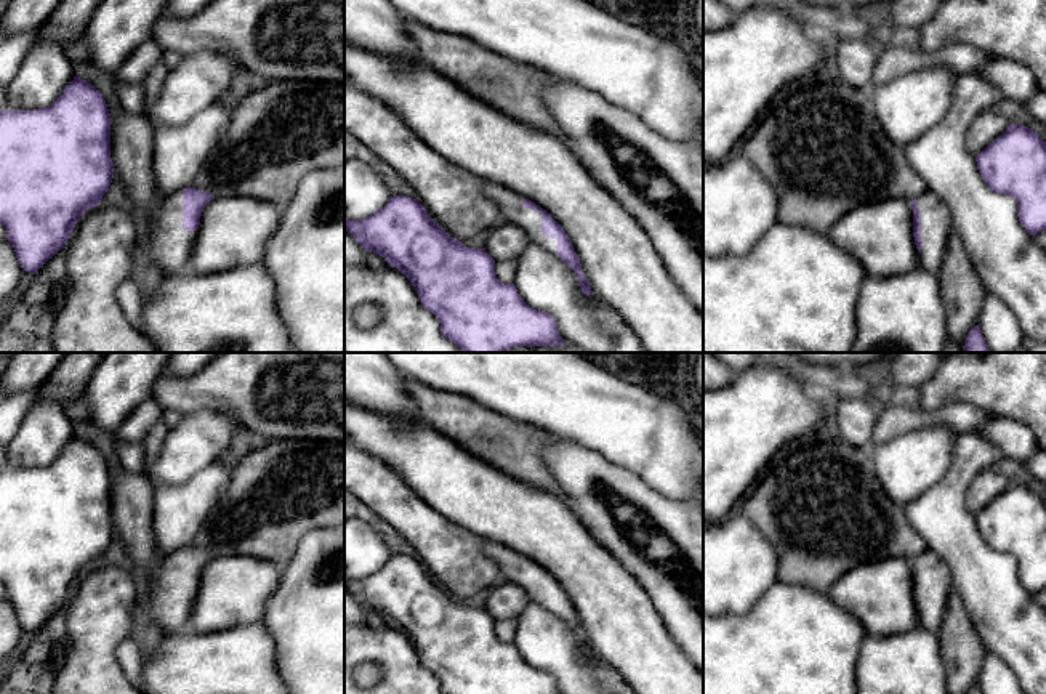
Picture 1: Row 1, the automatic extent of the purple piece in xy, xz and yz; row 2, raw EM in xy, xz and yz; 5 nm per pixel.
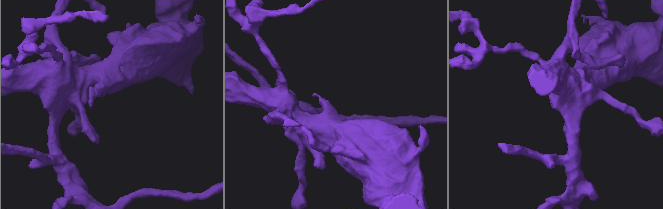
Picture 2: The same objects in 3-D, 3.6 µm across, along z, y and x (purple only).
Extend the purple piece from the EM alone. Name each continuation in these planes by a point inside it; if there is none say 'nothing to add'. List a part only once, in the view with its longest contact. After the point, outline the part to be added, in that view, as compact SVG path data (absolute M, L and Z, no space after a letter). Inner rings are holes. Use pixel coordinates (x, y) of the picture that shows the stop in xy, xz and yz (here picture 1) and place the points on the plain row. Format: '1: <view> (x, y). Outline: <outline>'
1: xz (510, 561). Outline: M492 540L484 542L484 553L498 564L508 582L519 585L533 603L556 614L557 599L541 591L541 572L524 567L524 555Z

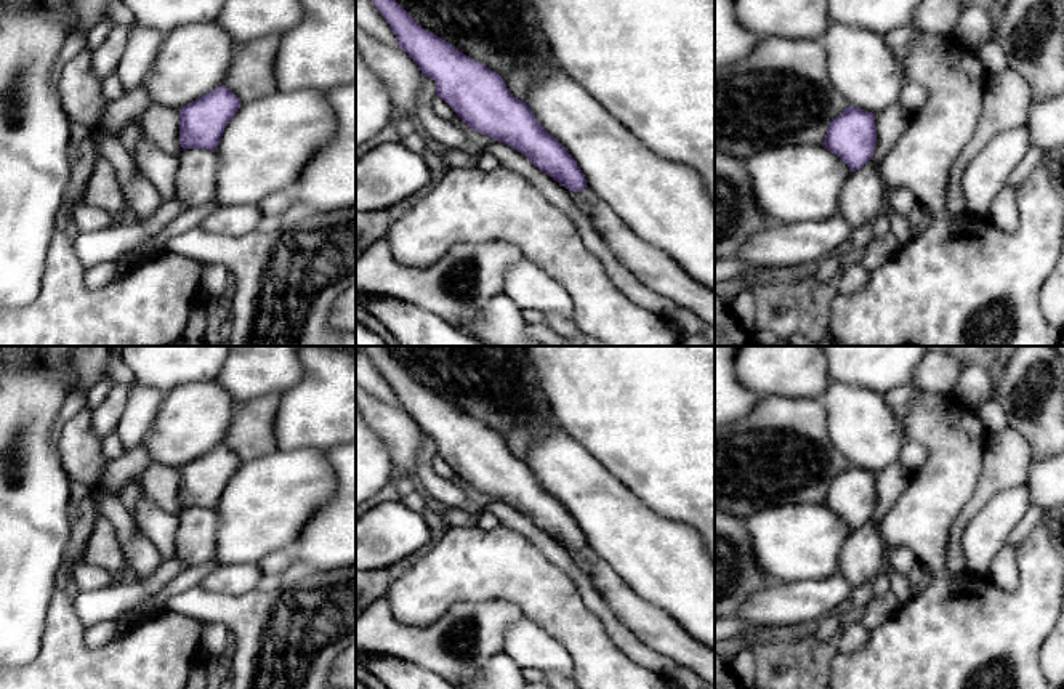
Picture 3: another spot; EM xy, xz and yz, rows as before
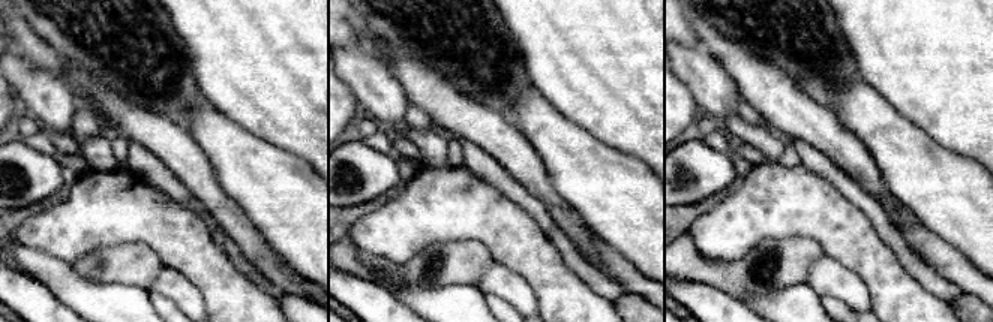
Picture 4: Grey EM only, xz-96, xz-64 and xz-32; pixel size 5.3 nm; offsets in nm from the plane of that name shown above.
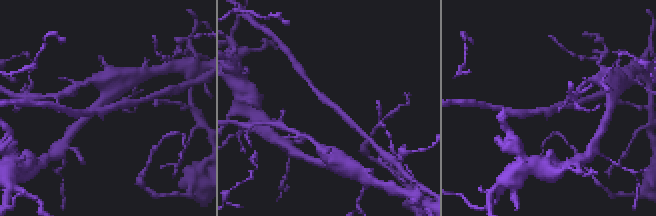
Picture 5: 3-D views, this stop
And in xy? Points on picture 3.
nothing to add

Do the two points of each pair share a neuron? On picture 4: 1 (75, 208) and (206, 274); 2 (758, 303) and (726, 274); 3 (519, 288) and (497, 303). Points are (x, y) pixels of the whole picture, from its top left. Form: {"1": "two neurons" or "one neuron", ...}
{"1": "one neuron", "2": "two neurons", "3": "two neurons"}

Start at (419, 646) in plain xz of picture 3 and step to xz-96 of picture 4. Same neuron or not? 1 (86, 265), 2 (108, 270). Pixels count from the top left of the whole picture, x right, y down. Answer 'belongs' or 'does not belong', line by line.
1: belongs
2: belongs

